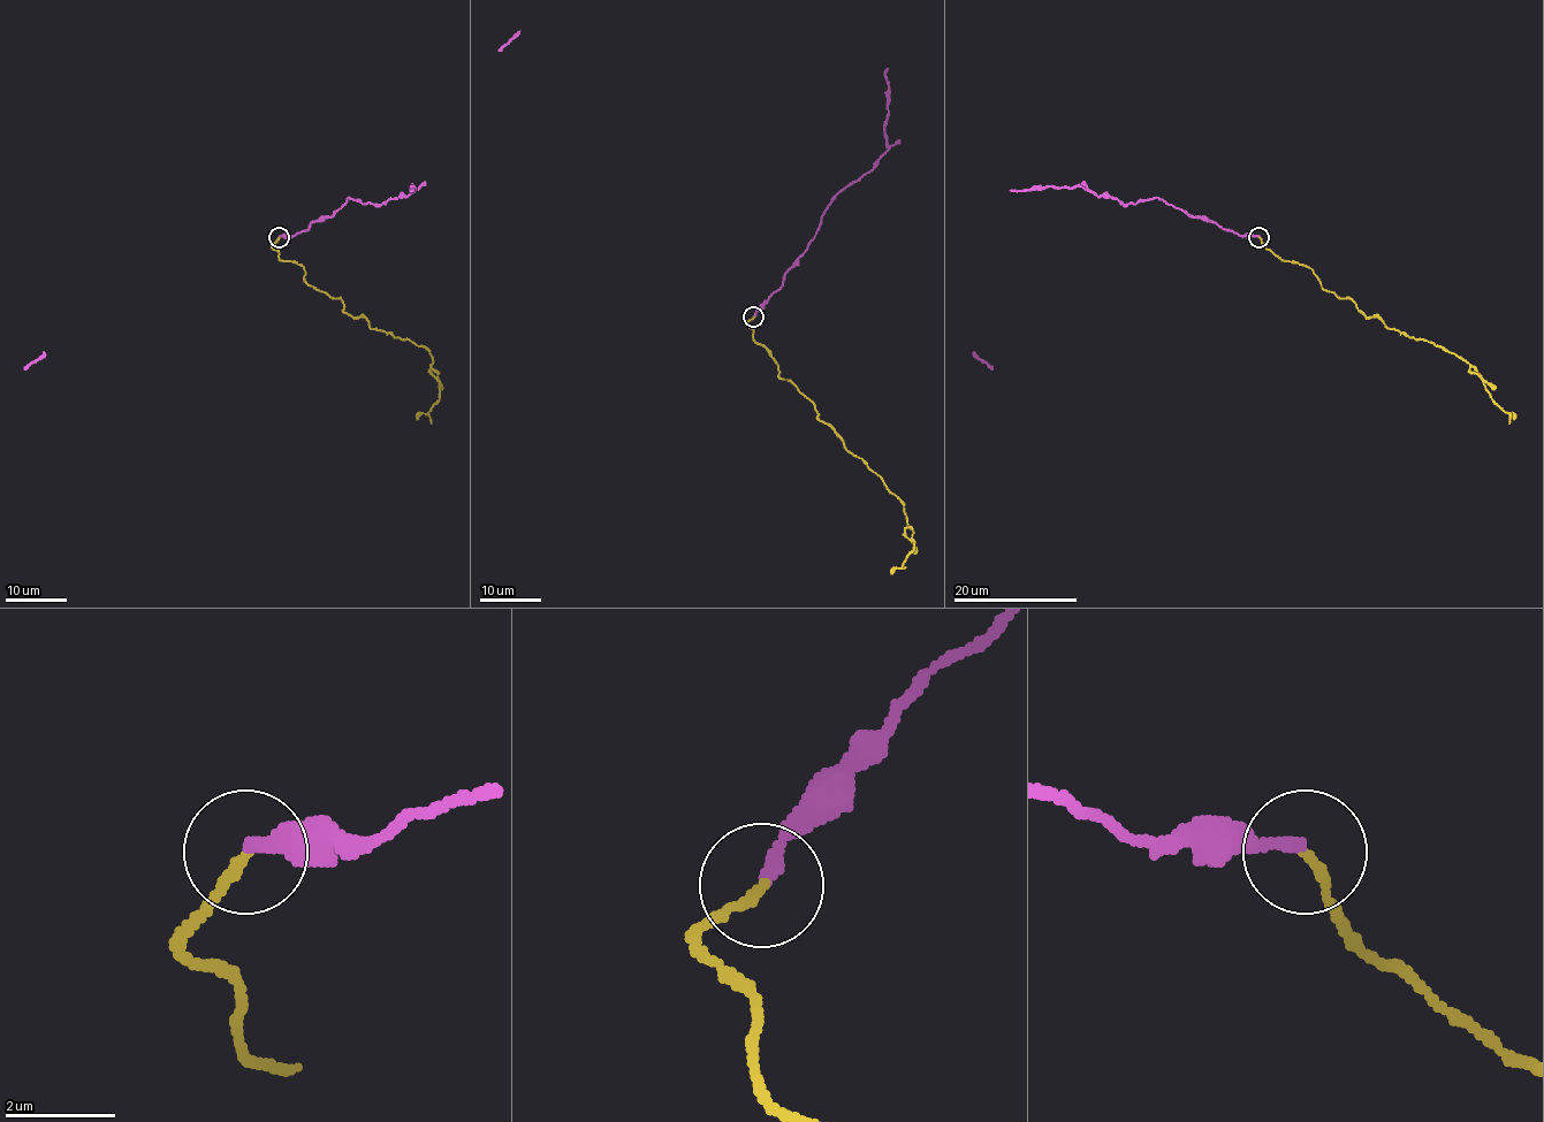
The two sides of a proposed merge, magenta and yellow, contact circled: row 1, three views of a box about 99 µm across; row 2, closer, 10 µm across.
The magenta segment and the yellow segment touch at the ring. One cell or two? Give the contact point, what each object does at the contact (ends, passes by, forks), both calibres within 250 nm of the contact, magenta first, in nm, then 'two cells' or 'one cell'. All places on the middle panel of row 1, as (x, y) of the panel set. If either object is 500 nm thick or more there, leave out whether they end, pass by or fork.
place (753, 317); magenta ends; yellow ends; calibres 220 and 190 nm; two cells

